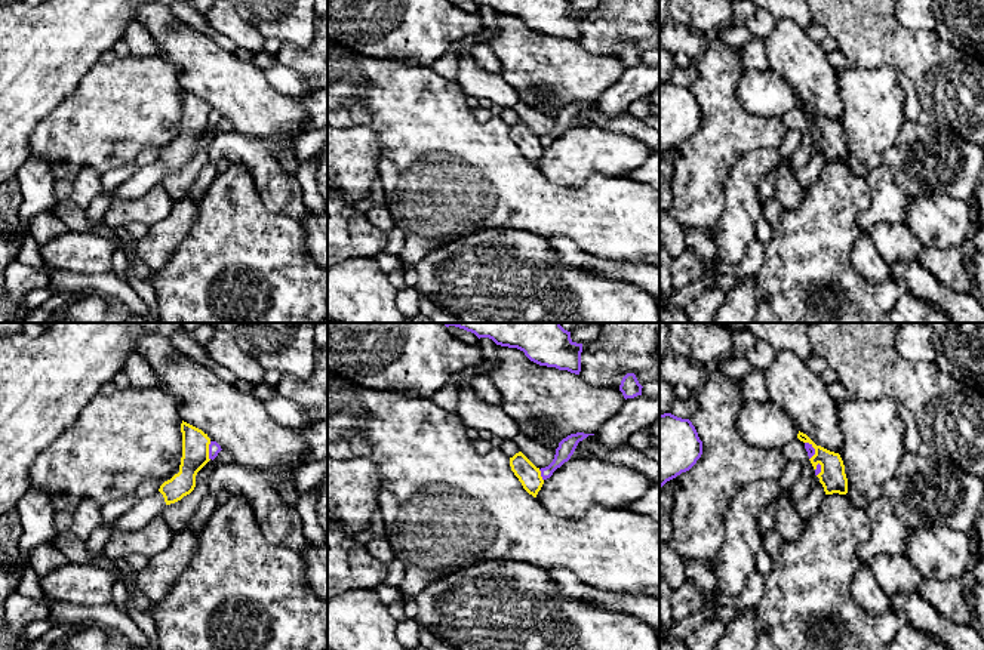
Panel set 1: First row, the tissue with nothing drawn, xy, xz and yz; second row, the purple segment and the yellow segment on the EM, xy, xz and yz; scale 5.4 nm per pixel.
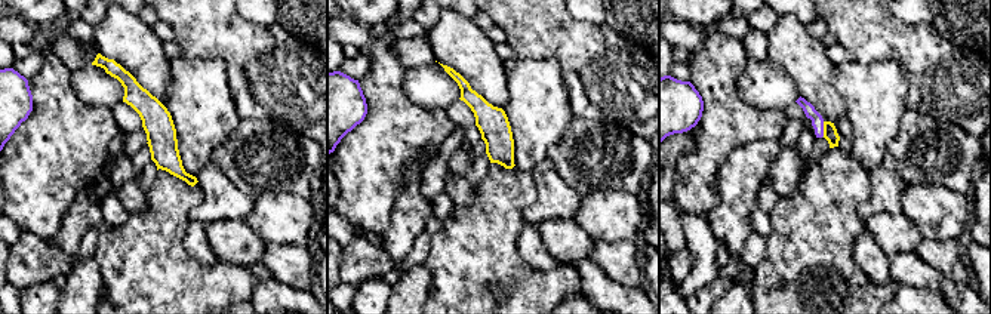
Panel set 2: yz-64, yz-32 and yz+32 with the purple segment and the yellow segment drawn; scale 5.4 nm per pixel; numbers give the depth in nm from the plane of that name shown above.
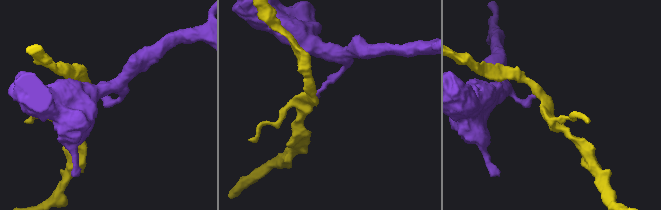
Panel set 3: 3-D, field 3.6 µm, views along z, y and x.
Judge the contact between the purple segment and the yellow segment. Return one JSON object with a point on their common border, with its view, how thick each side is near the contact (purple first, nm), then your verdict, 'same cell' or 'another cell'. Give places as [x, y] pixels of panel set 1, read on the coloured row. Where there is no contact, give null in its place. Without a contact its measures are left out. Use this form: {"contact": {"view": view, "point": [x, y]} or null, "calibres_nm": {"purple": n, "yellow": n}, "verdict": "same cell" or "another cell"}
{"contact": {"view": "xy", "point": [209, 450]}, "calibres_nm": {"purple": 60, "yellow": 140}, "verdict": "another cell"}

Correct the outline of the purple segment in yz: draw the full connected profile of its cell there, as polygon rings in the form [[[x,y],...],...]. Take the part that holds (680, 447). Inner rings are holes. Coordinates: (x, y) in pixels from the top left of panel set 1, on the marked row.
[[[659,415],[659,489],[689,471],[702,455],[702,441],[689,419]]]

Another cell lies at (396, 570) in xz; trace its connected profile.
[[[394,558],[391,563],[387,564],[387,577],[384,583],[399,588],[405,577],[405,572],[405,564],[399,558]]]

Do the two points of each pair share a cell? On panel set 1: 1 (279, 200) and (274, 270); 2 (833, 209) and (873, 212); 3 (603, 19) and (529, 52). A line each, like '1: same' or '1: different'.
1: different
2: different
3: different

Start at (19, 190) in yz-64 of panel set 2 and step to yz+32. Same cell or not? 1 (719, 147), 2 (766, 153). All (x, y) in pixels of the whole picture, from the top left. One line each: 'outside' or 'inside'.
1: inside
2: outside

